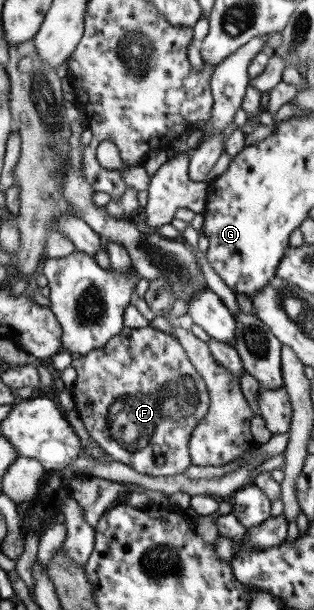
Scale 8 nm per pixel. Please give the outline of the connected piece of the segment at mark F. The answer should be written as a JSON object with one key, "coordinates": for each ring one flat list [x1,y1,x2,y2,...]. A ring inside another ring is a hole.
{"coordinates":[[126,326,124,332,112,338,104,348,80,355,73,361,72,367,78,374,71,387,73,408,85,424,88,434,113,460,128,464,149,476,182,474,192,465,187,443,191,432,208,411,209,397,201,376,195,372,175,338,151,326]]}

